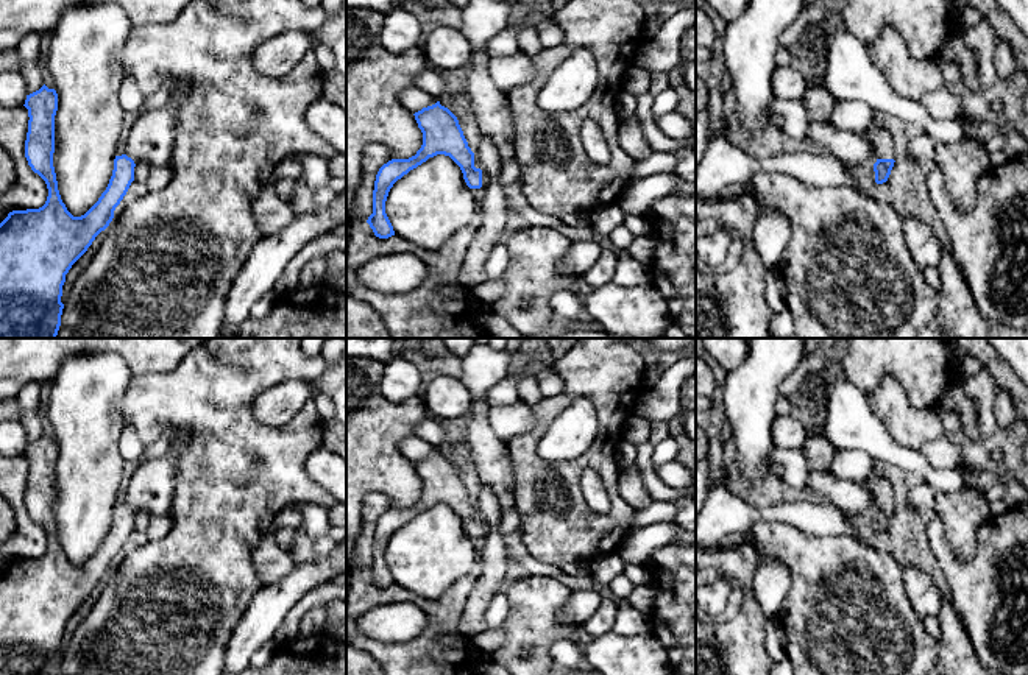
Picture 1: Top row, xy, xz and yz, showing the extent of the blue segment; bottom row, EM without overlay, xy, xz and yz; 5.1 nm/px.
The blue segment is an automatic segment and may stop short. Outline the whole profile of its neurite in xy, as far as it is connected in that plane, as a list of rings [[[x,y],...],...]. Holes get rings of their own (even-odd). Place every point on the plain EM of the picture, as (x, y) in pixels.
[[[44,433],[39,440],[27,444],[23,455],[30,466],[25,507],[31,519],[45,530],[48,546],[42,557],[12,560],[0,572],[0,675],[61,675],[64,658],[61,645],[66,624],[112,571],[115,557],[134,530],[134,516],[142,511],[150,514],[170,513],[175,499],[178,441],[173,440],[162,457],[139,463],[126,488],[126,502],[114,508],[106,539],[81,566],[73,566],[62,552],[53,516],[56,440]]]

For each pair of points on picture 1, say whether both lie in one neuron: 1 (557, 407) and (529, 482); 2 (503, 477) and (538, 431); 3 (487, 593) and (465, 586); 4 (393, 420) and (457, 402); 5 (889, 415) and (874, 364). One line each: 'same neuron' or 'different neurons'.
1: same neuron
2: different neurons
3: different neurons
4: different neurons
5: different neurons

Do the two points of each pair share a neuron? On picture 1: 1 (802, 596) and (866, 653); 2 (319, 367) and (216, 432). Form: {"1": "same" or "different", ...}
{"1": "same", "2": "same"}

